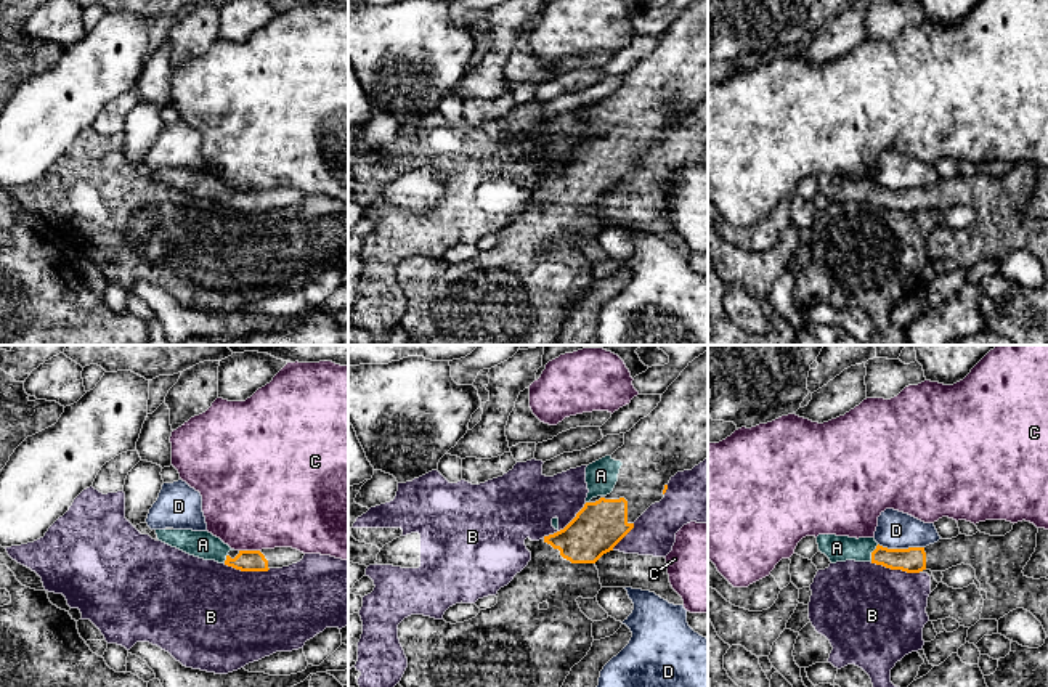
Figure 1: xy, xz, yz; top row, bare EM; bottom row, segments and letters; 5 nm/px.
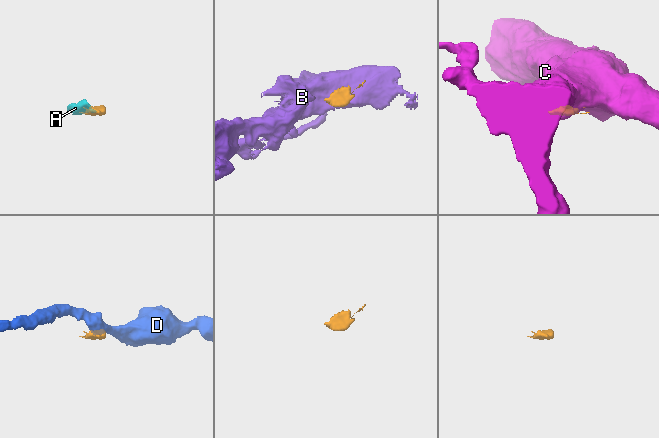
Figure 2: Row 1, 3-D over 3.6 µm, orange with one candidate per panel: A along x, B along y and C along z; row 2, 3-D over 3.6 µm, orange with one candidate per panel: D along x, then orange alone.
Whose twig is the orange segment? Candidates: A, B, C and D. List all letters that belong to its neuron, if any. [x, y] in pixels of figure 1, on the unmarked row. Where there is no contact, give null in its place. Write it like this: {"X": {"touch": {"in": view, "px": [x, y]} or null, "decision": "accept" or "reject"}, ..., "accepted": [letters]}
{"A": {"touch": {"in": "yz", "px": [872, 193]}, "decision": "accept"}, "B": {"touch": {"in": "yz", "px": [894, 209]}, "decision": "reject"}, "C": {"touch": {"in": "xy", "px": [249, 191]}, "decision": "reject"}, "D": {"touch": {"in": "yz", "px": [901, 190]}, "decision": "reject"}, "accepted": ["A"]}

